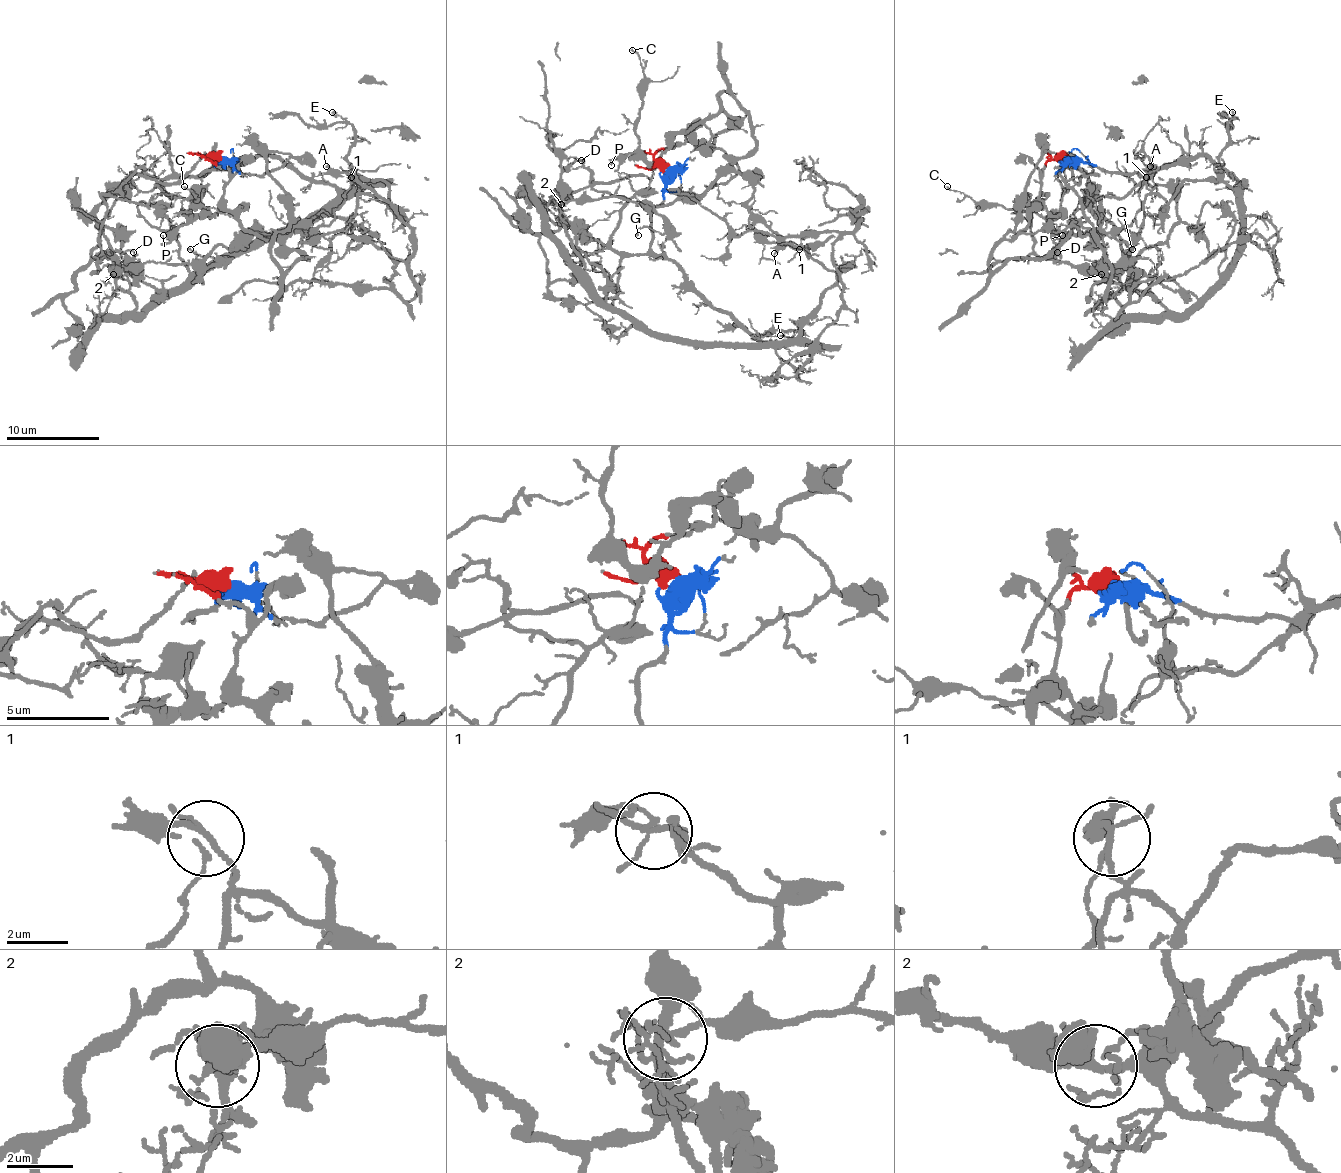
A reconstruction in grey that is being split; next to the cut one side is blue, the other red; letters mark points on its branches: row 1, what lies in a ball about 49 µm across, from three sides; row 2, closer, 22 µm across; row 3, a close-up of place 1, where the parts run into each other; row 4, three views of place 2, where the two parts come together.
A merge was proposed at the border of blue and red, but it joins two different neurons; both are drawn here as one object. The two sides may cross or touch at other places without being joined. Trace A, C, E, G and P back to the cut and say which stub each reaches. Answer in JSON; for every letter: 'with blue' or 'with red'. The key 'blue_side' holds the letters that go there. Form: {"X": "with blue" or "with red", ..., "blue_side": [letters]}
{"A": "with blue", "C": "with red", "E": "with blue", "G": "with red", "P": "with red", "blue_side": ["A", "E"]}

